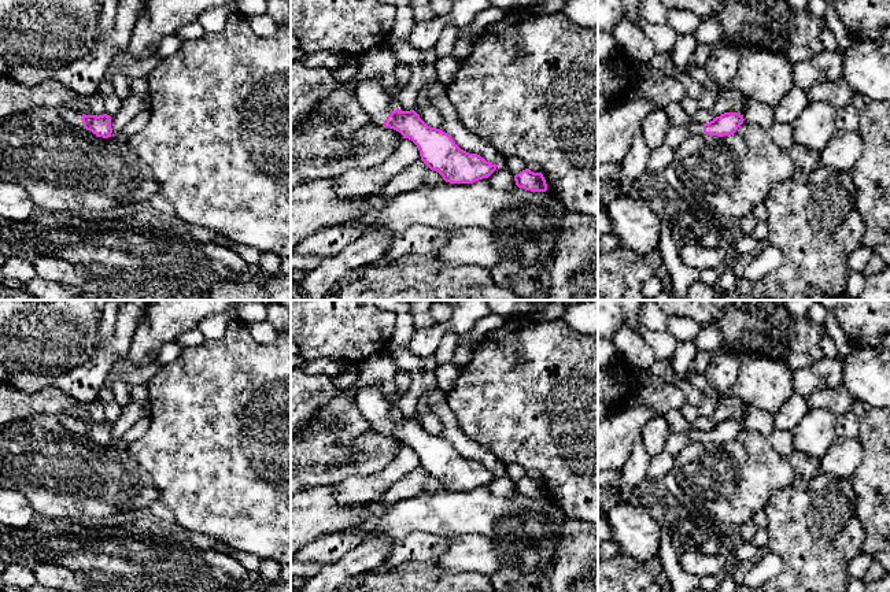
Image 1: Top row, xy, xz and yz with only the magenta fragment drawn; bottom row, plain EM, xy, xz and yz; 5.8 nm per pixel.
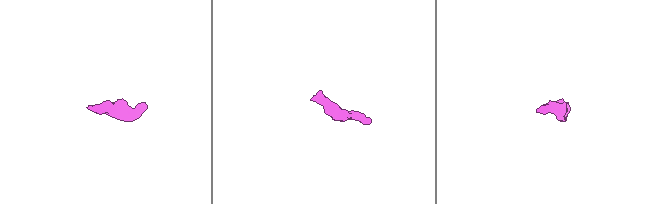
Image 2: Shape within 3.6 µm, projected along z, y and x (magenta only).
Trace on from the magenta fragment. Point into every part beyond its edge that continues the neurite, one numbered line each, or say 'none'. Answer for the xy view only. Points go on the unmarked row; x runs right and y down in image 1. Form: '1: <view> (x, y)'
1: xy (71, 424)

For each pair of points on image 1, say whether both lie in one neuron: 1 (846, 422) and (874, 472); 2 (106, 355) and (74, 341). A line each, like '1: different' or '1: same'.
1: different
2: different

